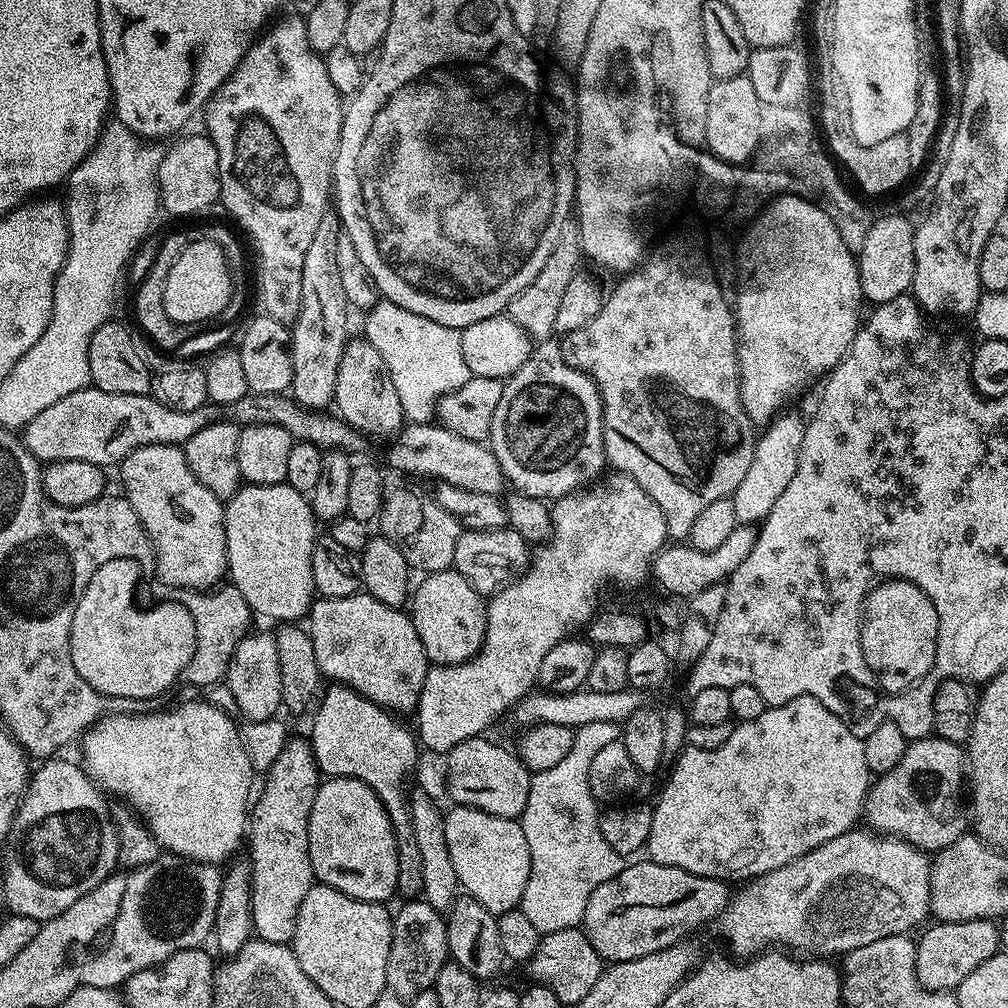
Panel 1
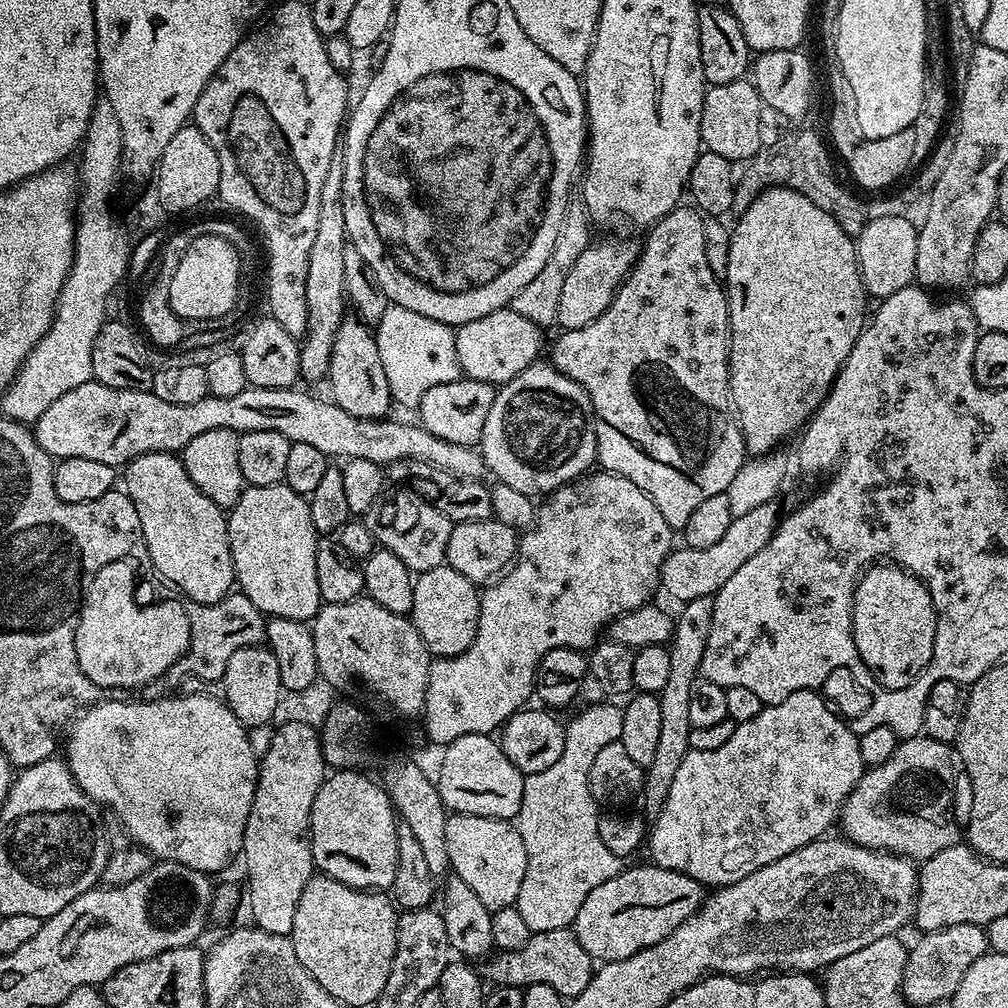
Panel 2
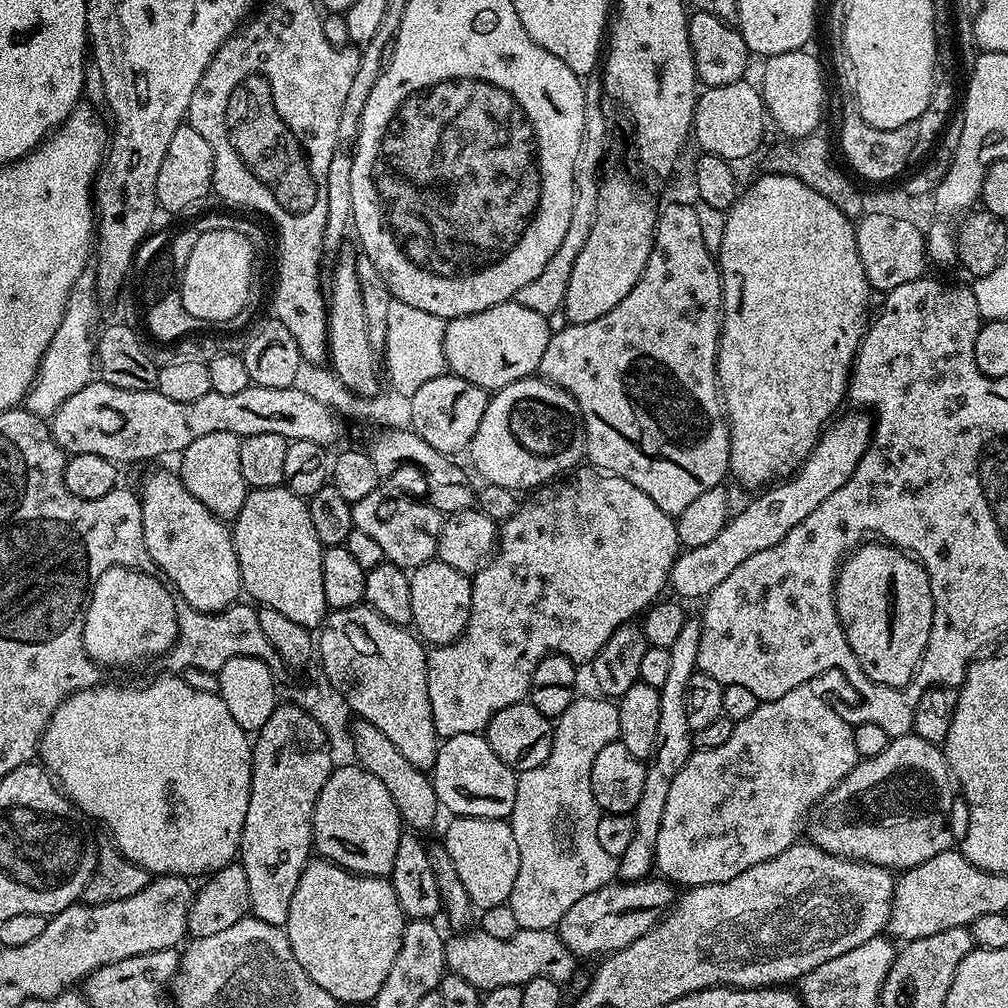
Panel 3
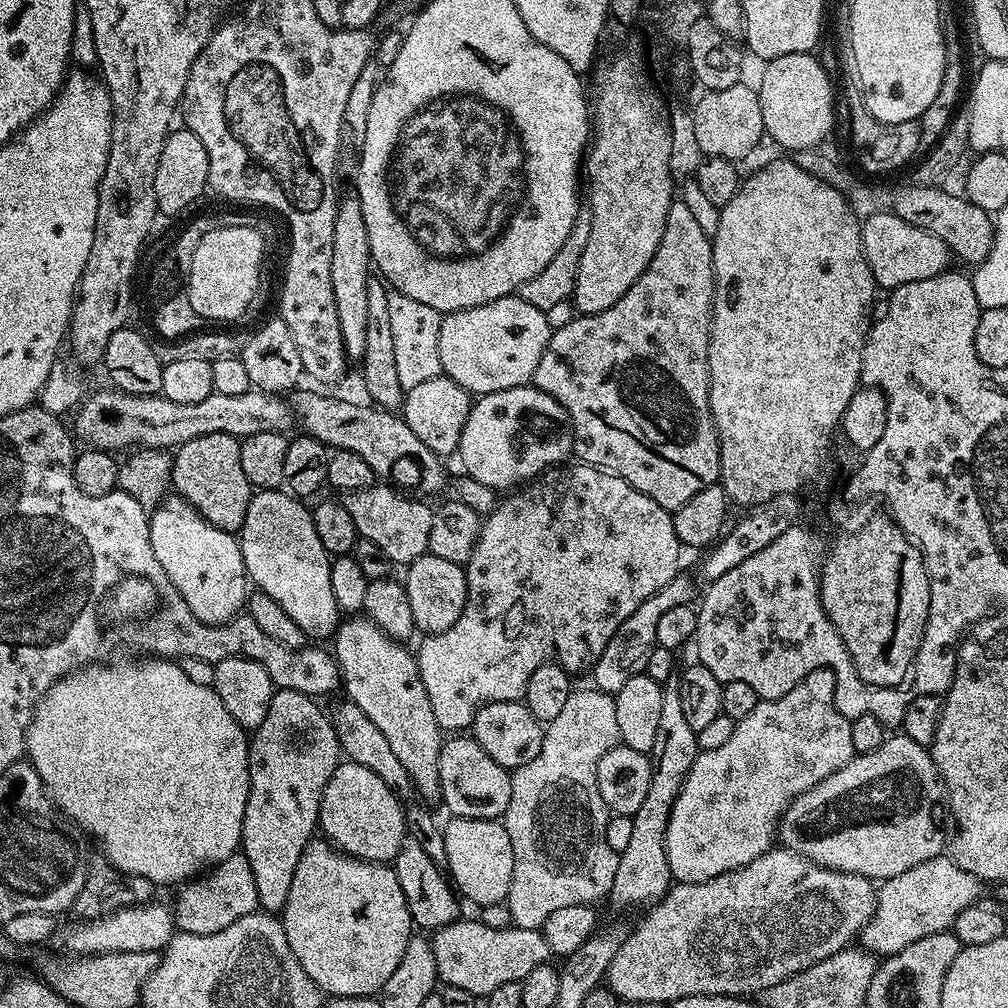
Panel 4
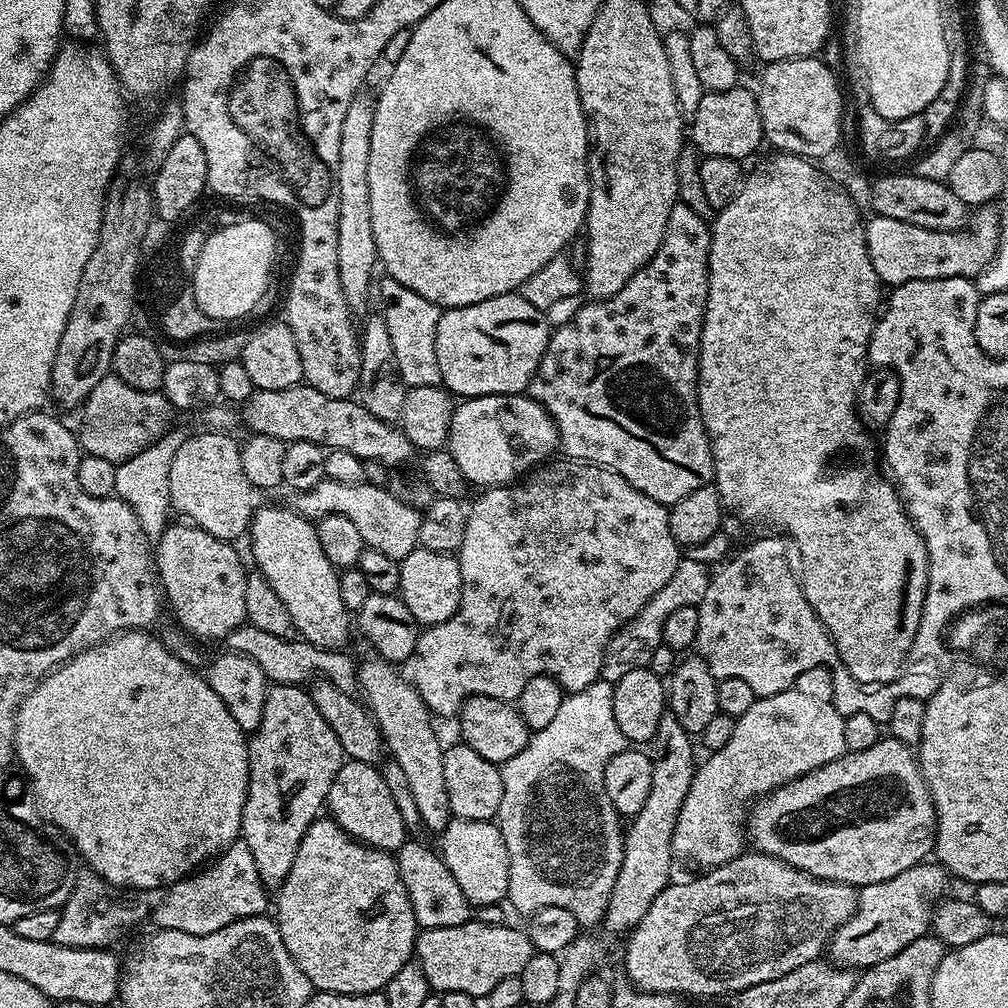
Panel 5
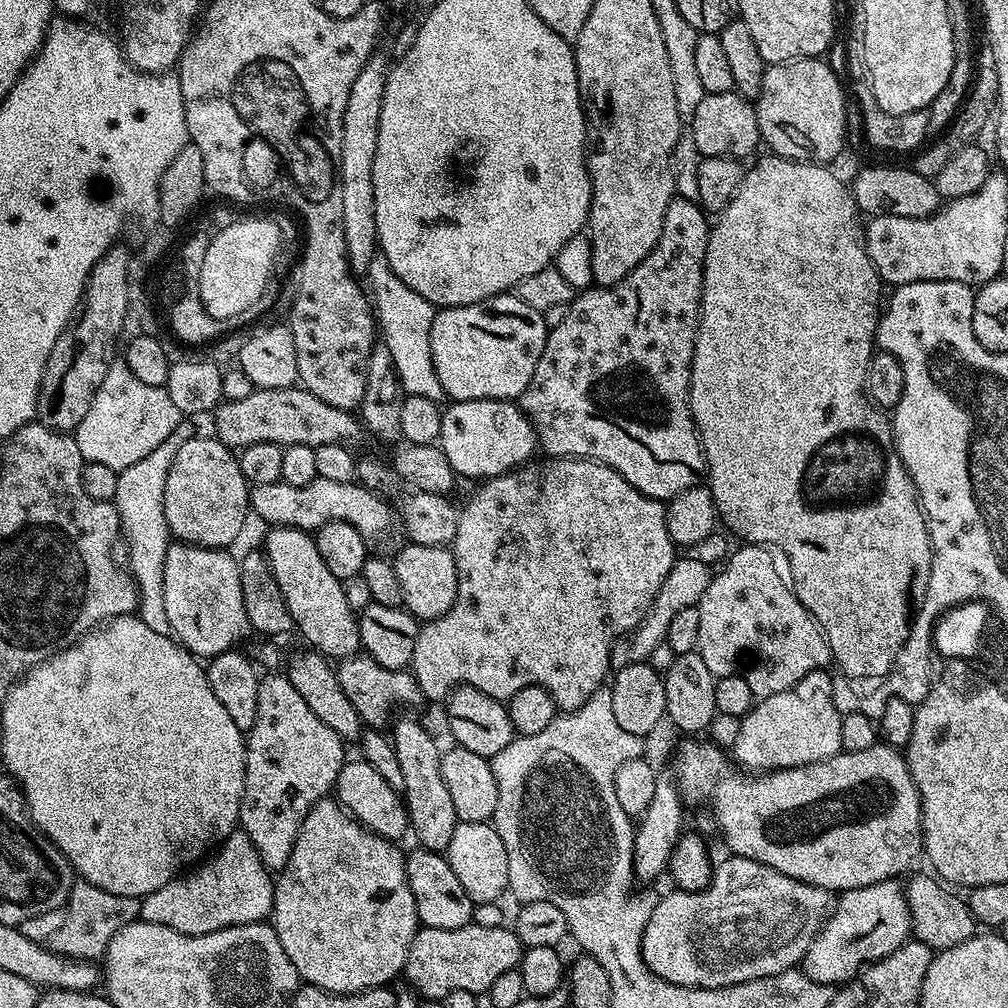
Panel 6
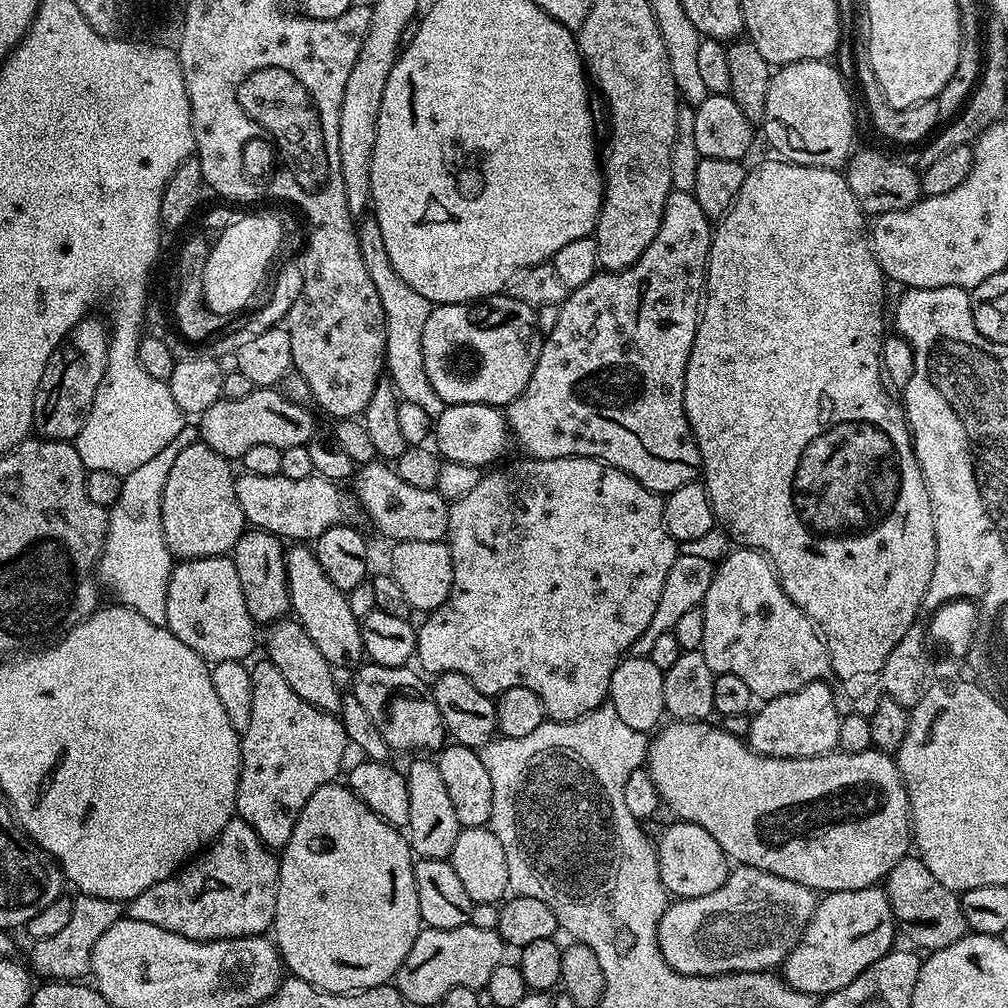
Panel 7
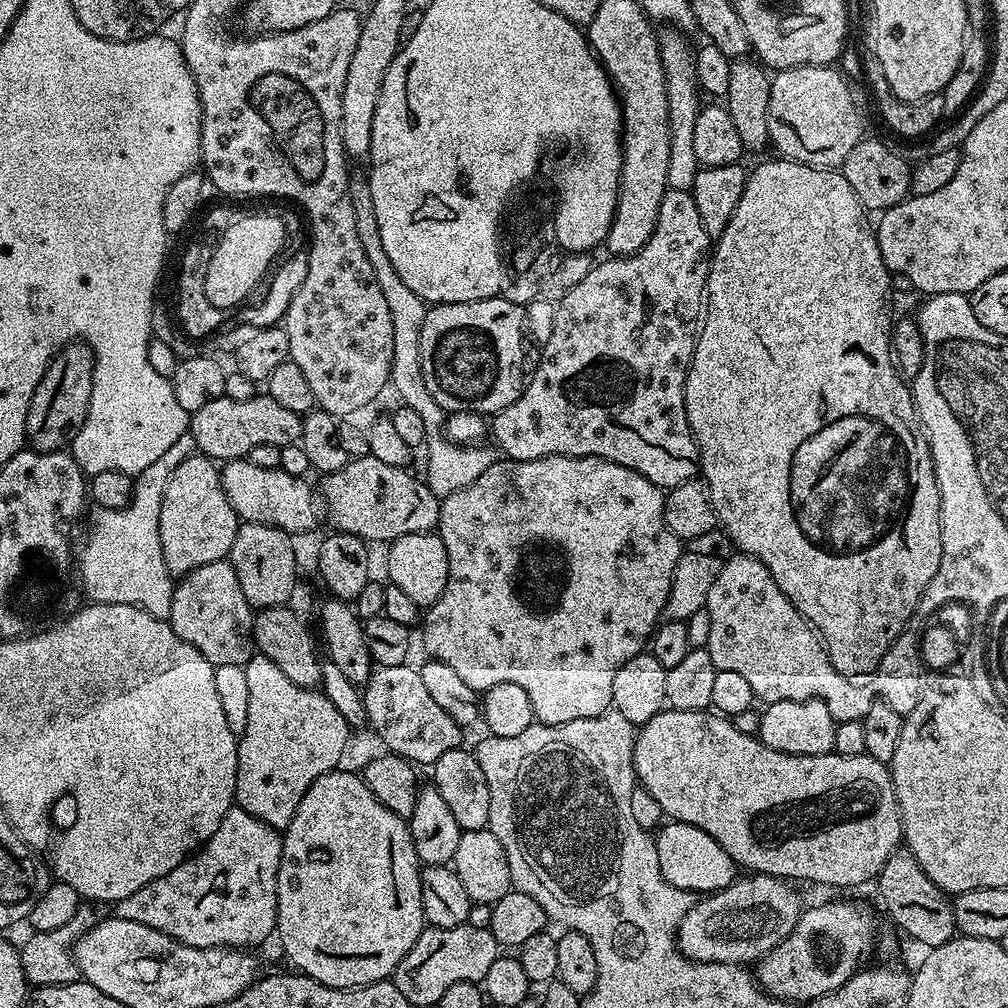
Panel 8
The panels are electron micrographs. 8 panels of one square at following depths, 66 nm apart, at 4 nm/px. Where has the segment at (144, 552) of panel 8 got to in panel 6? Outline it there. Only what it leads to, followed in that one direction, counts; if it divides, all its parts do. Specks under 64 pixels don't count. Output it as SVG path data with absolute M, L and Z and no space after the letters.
M188 418L181 419L180 424L154 450L146 454L142 462L134 462L120 473L120 488L116 491L114 507L120 516L120 530L123 543L128 543L128 561L126 567L132 573L132 579L136 581L138 593L138 615L140 619L150 626L150 630L163 636L171 633L170 621L166 618L166 601L162 599L164 593L164 563L166 562L166 550L170 543L170 533L166 526L166 514L164 513L164 491L166 490L166 474L170 474L170 462L174 462L174 454L190 438L198 435L193 421Z

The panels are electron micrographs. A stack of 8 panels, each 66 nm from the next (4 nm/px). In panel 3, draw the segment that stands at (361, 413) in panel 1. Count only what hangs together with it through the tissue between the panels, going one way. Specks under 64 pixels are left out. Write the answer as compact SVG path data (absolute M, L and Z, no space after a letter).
M348 246L340 248L335 257L336 265L332 268L332 290L326 296L328 305L328 352L330 359L330 368L336 376L345 383L345 385L357 396L374 396L381 391L380 380L382 384L382 368L378 362L378 350L370 346L370 334L366 331L366 306L362 306L362 285L358 282L358 270L356 269L355 251L351 252Z

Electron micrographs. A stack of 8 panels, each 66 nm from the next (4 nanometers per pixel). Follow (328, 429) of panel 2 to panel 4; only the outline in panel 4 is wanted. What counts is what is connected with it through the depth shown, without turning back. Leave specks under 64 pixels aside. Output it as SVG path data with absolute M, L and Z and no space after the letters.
M107 390L87 397L75 409L74 436L81 445L120 454L123 448L175 450L202 434L230 434L243 438L263 432L291 433L294 417L291 403L283 395L253 390L246 394L212 392L203 402L170 402L162 394L135 396L129 392Z

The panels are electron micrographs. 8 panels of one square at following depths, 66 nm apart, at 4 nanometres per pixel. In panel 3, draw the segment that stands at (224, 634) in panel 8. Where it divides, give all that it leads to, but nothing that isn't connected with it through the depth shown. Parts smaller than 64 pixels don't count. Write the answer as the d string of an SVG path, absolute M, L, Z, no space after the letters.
M175 471L150 473L145 478L144 485L138 488L138 495L142 506L142 530L146 550L150 554L153 565L164 571L163 579L171 585L175 595L198 612L220 612L237 603L242 596L242 585L231 527L217 518L213 512L206 510L202 502L198 502L198 498L194 498L194 494L186 490L186 486Z

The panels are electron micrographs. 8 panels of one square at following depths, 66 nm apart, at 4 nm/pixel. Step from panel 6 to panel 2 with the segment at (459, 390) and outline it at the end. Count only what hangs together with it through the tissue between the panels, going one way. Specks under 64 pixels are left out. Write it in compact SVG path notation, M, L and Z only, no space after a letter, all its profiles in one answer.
M511 306L500 308L494 314L486 314L486 318L474 318L474 322L466 322L455 329L456 349L458 350L458 362L461 373L469 380L486 382L503 386L512 380L522 370L526 370L531 364L537 363L540 352L540 336L542 330L530 318L522 318Z

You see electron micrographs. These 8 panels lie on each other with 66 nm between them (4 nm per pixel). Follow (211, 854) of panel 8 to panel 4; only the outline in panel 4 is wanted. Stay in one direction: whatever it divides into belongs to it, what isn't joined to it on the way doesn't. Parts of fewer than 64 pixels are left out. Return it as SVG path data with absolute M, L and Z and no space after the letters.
M243 854L226 858L207 874L201 874L179 889L180 897L174 903L174 924L181 932L190 934L218 934L238 918L260 908L258 890L254 887L254 870Z

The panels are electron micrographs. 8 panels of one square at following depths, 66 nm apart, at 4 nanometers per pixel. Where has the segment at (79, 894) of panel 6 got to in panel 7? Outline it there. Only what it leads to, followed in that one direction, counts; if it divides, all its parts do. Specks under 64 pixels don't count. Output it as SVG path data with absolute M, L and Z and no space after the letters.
M77 895L72 900L72 917L70 922L66 922L66 927L59 934L42 938L31 945L31 971L35 975L37 972L38 975L44 976L40 978L48 982L76 982L84 976L87 977L92 966L92 951L98 938L102 938L102 934L106 934L106 930L110 930L110 926L114 926L114 922L121 918L121 901Z

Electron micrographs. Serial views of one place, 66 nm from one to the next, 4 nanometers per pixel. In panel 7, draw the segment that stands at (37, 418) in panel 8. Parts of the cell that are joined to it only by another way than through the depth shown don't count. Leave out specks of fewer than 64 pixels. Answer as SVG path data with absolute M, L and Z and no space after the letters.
M89 314L68 331L54 354L50 354L32 403L32 426L37 437L75 441L92 409L96 388L106 374L109 343L109 325Z

